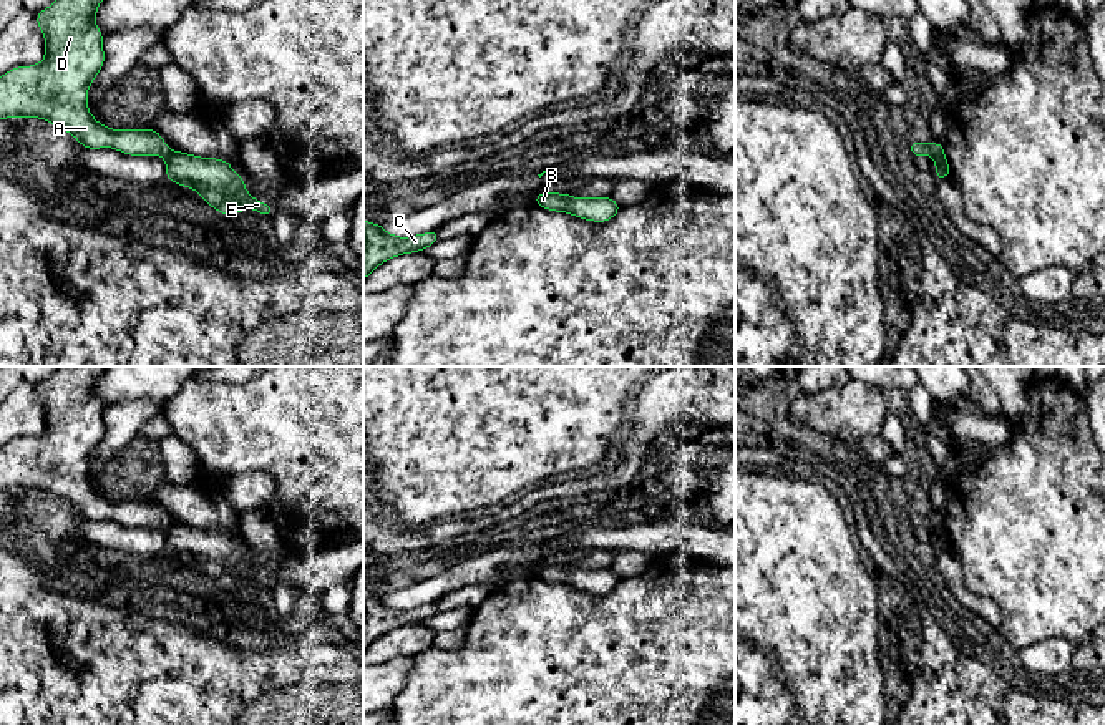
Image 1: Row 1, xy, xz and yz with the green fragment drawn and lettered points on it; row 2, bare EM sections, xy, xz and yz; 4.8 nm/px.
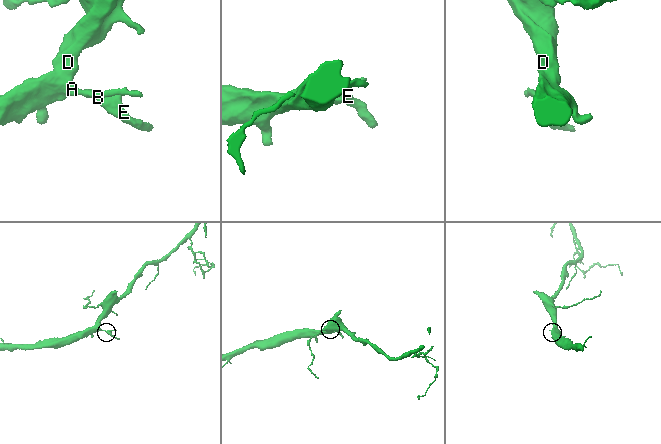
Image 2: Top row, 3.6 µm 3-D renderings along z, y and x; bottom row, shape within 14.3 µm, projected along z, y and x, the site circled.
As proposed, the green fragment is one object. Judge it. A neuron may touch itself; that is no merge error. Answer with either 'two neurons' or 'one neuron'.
two neurons

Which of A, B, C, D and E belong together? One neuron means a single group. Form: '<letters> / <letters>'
A C D / B E

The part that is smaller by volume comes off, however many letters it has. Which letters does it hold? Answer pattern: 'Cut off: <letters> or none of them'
Cut off: B, E

